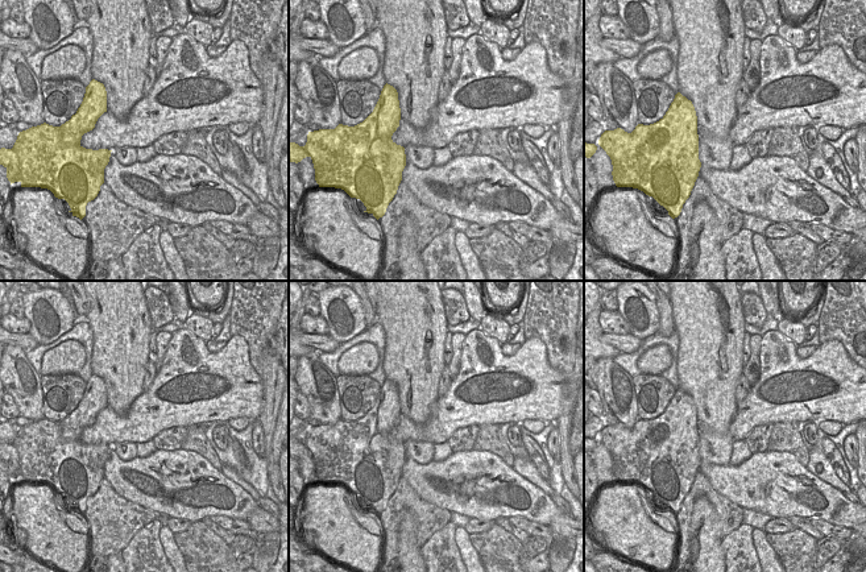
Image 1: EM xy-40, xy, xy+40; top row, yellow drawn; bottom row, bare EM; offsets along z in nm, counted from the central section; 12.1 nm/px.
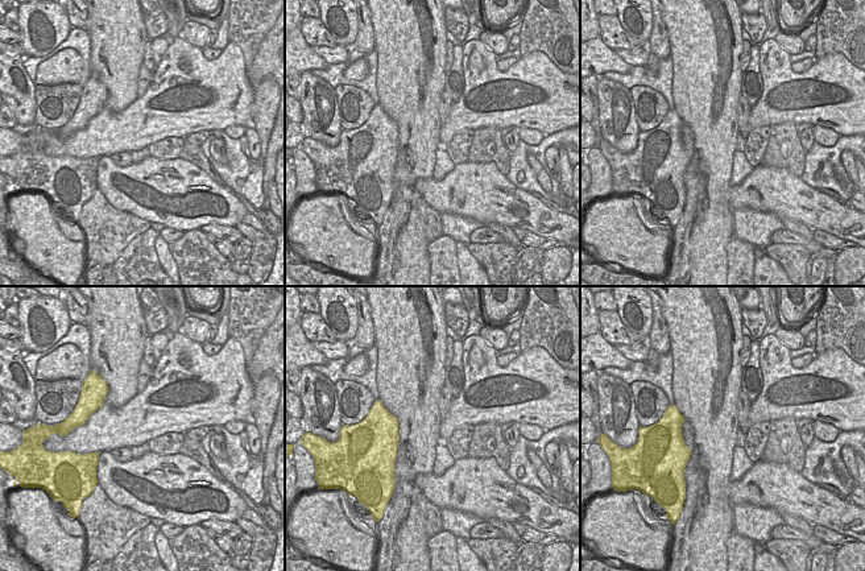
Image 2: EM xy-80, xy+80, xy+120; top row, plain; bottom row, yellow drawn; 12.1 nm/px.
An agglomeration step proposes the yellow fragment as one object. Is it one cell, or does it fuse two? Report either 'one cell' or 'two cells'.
two cells

